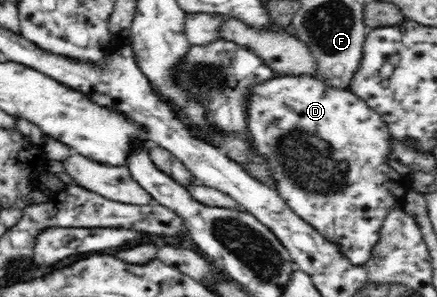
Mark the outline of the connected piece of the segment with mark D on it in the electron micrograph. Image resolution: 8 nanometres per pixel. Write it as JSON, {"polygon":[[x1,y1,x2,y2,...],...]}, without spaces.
{"polygon":[[276,75,263,81,263,83,253,83,247,89,245,95,245,114,247,114,247,128,254,147,259,150,261,156,265,156,270,165,270,172,276,181,276,190,285,200,285,203,307,223,311,224,325,239,335,243,341,253,347,257,353,265,363,265,371,257,373,246,380,239,380,229,389,207,395,203,403,203,406,193,412,189,412,176,399,173,391,166,387,166,386,156,389,150,389,135,391,134,387,124,383,121,381,114,373,111,361,98,357,97,349,89,337,90,326,86,319,77,310,75,281,76]]}

